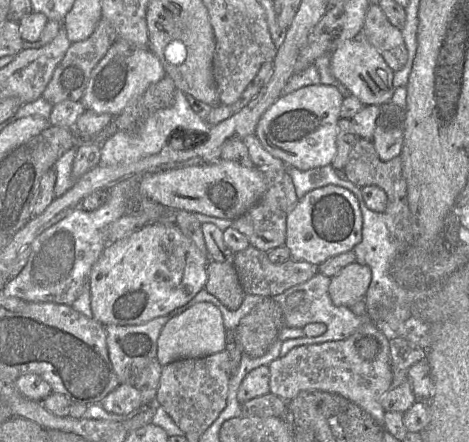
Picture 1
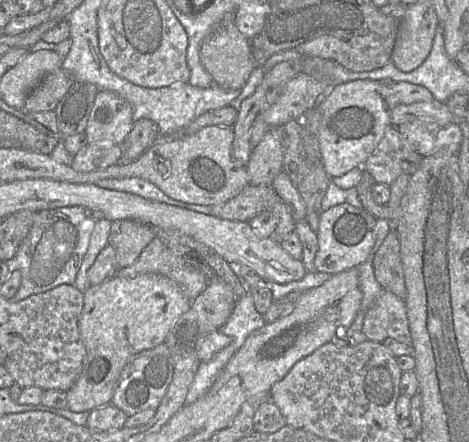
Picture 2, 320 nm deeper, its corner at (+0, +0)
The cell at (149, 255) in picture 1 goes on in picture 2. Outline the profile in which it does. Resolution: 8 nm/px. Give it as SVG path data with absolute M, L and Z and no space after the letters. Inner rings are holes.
M157 273L135 277L113 276L101 284L90 285L84 292L84 306L78 322L86 348L81 372L66 391L67 408L84 412L111 403L122 371L138 353L165 342L174 322L189 310L191 301L179 286Z

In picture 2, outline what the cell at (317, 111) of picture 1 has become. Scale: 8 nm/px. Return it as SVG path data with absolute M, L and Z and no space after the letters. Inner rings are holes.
M370 79L352 80L332 86L318 101L321 113L318 127L318 141L321 151L321 164L331 177L342 176L355 167L362 167L382 139L386 127L391 124L391 111L400 103L393 92L391 83Z

